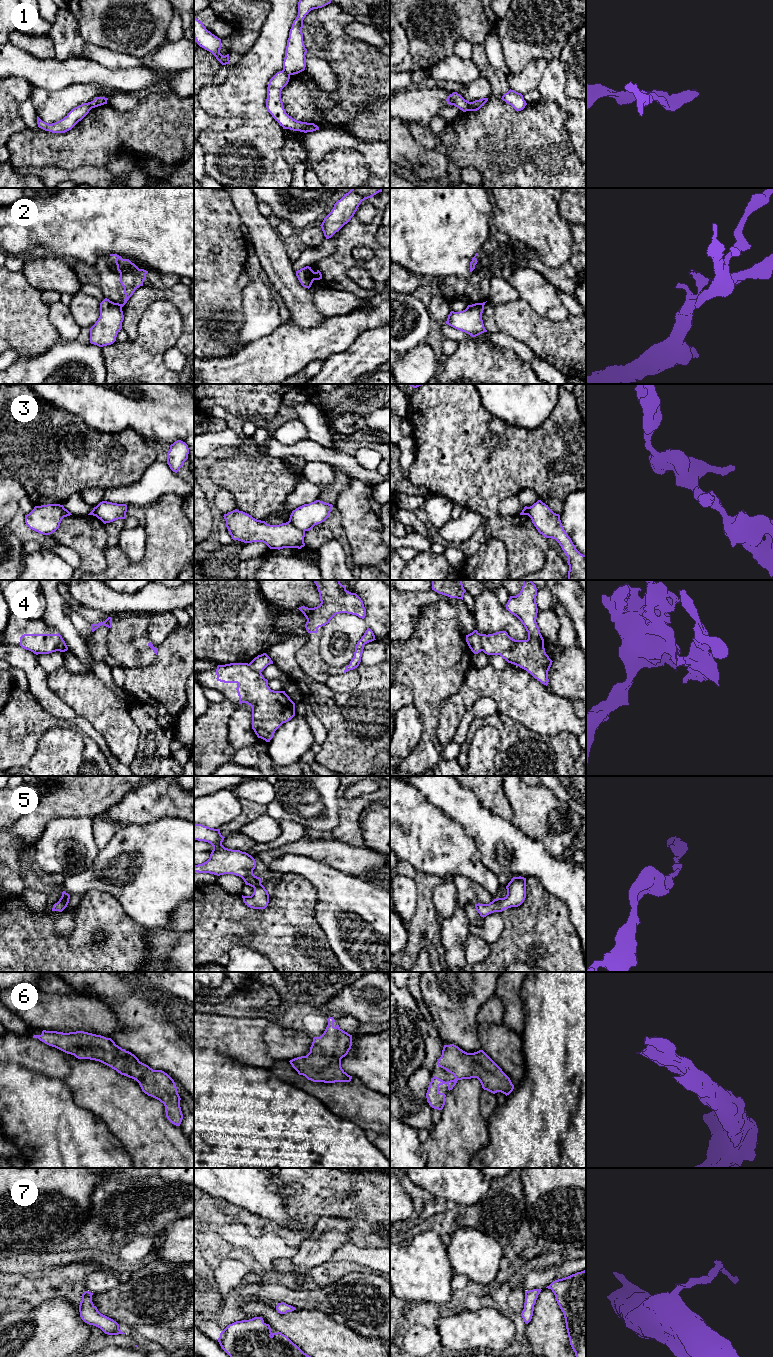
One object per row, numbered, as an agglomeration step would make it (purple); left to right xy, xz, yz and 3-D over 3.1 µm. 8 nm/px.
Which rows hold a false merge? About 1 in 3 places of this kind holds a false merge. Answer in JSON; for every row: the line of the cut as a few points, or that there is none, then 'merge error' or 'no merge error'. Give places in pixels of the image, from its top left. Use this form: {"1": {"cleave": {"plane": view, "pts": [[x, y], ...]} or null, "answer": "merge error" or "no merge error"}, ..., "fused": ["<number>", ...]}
{"1": {"cleave": {"plane": "yz", "pts": [[471, 102], [467, 110]]}, "answer": "merge error"}, "2": {"cleave": {"plane": "xz", "pts": [[314, 272], [313, 279]]}, "answer": "merge error"}, "3": {"cleave": {"plane": "xz", "pts": [[288, 521], [304, 531]]}, "answer": "merge error"}, "4": {"cleave": {"plane": "yz", "pts": [[478, 633], [482, 650]]}, "answer": "merge error"}, "5": {"cleave": null, "answer": "no merge error"}, "6": {"cleave": null, "answer": "no merge error"}, "7": {"cleave": null, "answer": "no merge error"}, "fused": ["1", "2", "3", "4"]}

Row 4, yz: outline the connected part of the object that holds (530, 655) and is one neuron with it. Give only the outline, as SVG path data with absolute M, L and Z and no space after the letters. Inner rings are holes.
M523 580L520 593L510 596L506 609L516 616L528 632L527 640L515 640L506 631L480 634L482 651L487 655L500 655L508 663L526 670L535 679L548 685L548 671L552 660L545 652L544 639L536 622L538 608L536 585Z

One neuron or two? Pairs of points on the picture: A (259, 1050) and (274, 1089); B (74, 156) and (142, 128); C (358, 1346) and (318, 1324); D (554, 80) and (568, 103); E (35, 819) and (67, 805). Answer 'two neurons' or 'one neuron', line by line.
A: two neurons
B: one neuron
C: one neuron
D: one neuron
E: one neuron

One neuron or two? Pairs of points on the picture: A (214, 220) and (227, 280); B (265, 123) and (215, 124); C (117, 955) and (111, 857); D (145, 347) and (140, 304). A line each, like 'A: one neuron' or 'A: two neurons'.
A: one neuron
B: two neurons
C: two neurons
D: two neurons

